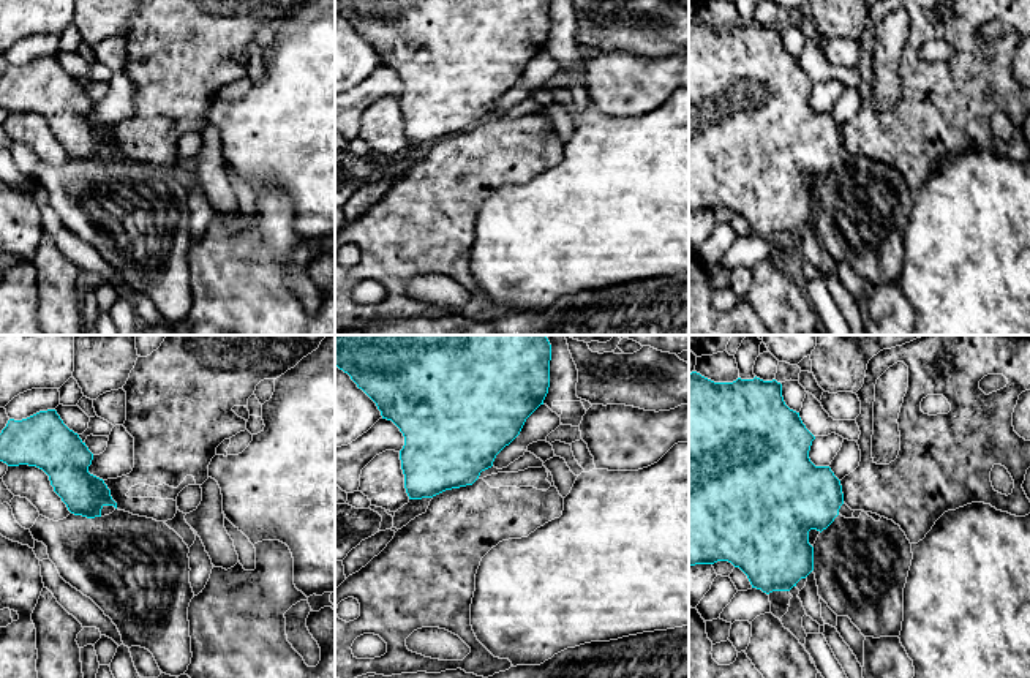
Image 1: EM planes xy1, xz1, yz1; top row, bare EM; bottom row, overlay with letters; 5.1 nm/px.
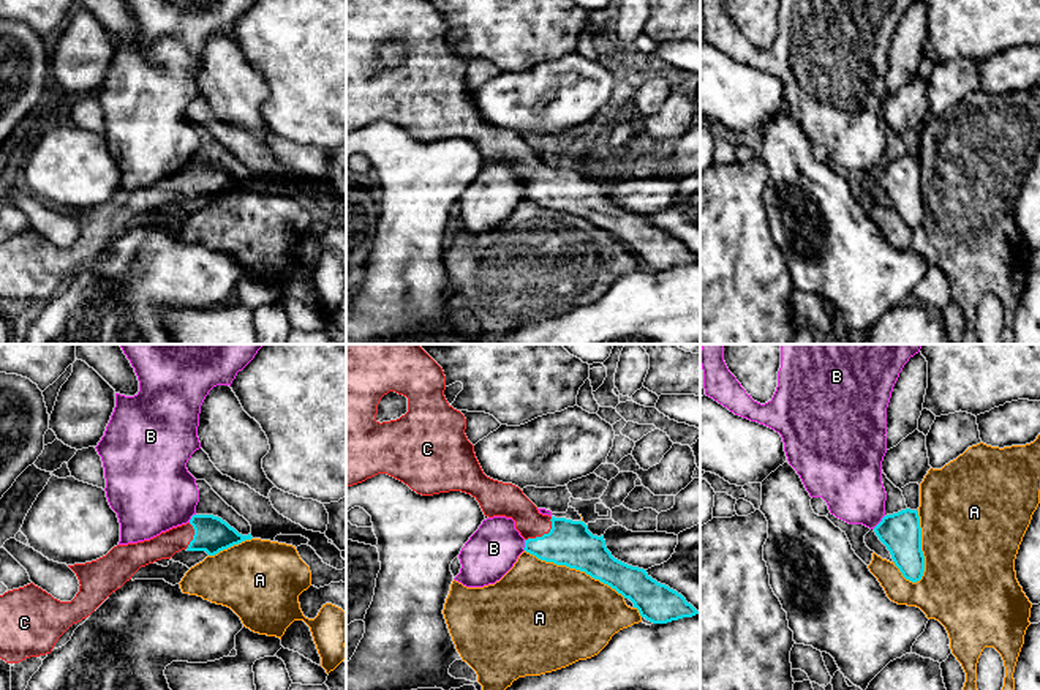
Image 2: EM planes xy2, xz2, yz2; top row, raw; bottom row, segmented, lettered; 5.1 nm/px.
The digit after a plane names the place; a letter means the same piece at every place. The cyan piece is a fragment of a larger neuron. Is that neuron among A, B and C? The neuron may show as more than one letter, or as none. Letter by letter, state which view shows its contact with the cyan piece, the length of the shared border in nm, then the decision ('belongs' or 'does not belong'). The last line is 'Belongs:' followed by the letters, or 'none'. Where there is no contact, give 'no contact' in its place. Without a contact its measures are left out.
A: meets cyan in xz2; contact 550 nm long; does not belong
B: meets cyan in yz2; contact 90 nm long; does not belong
C: meets cyan in xz2; contact 190 nm long; belongs
Belongs: C

